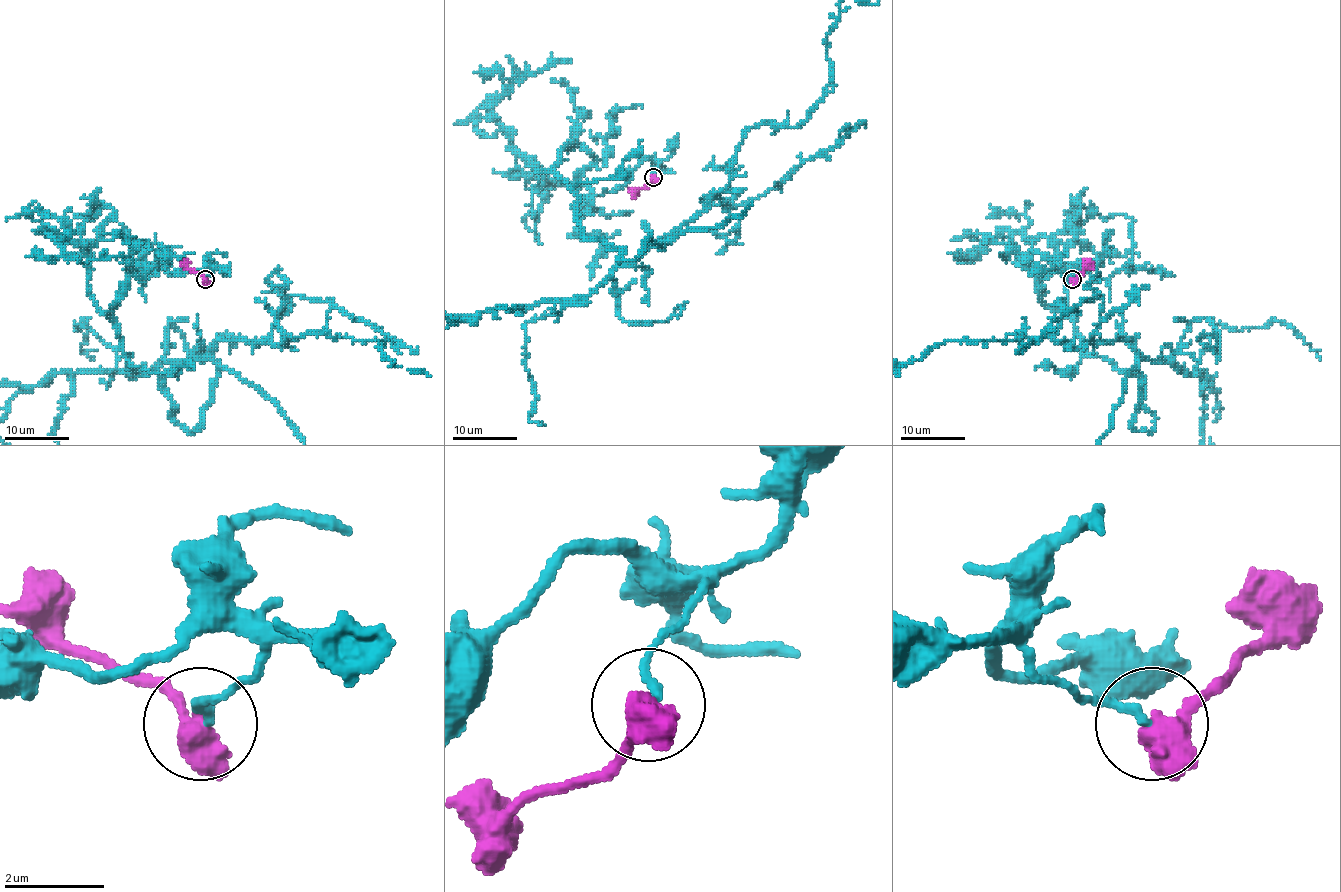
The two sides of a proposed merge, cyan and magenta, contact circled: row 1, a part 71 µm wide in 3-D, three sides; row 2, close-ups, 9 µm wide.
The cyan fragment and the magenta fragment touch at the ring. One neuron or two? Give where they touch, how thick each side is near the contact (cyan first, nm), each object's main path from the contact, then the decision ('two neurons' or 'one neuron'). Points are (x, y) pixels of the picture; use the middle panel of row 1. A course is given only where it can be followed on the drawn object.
at (653, 177); 160 nm thick on the cyan side, 480 nm on the other; magenta runs (654, 178), (647, 186), (631, 191); two neurons

